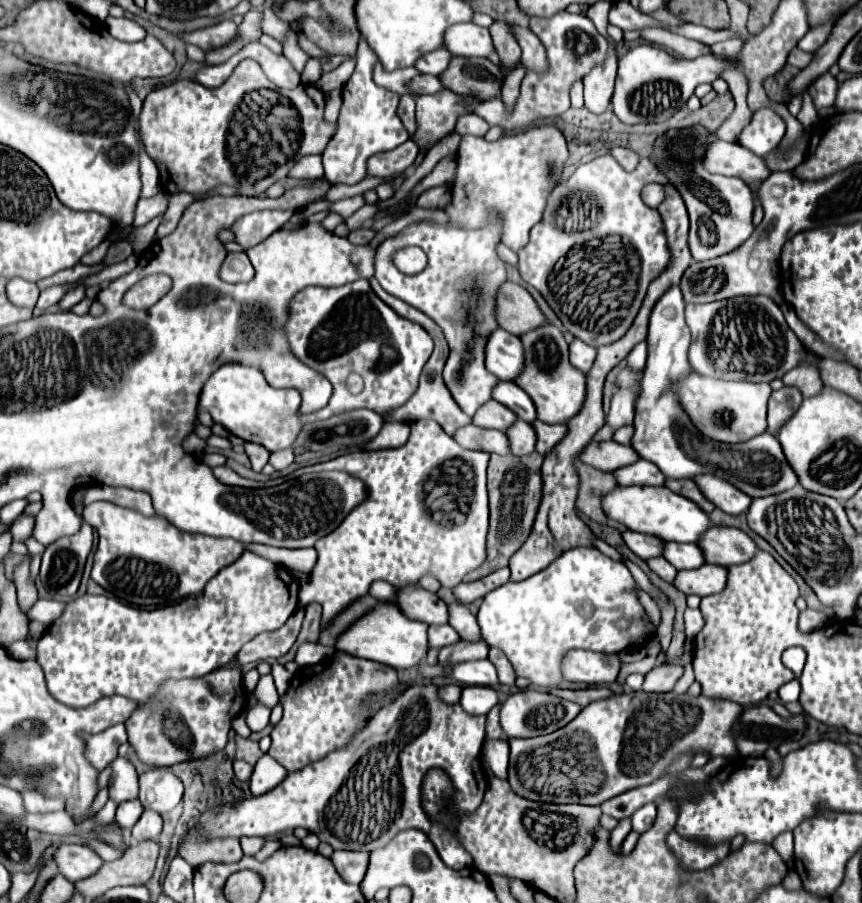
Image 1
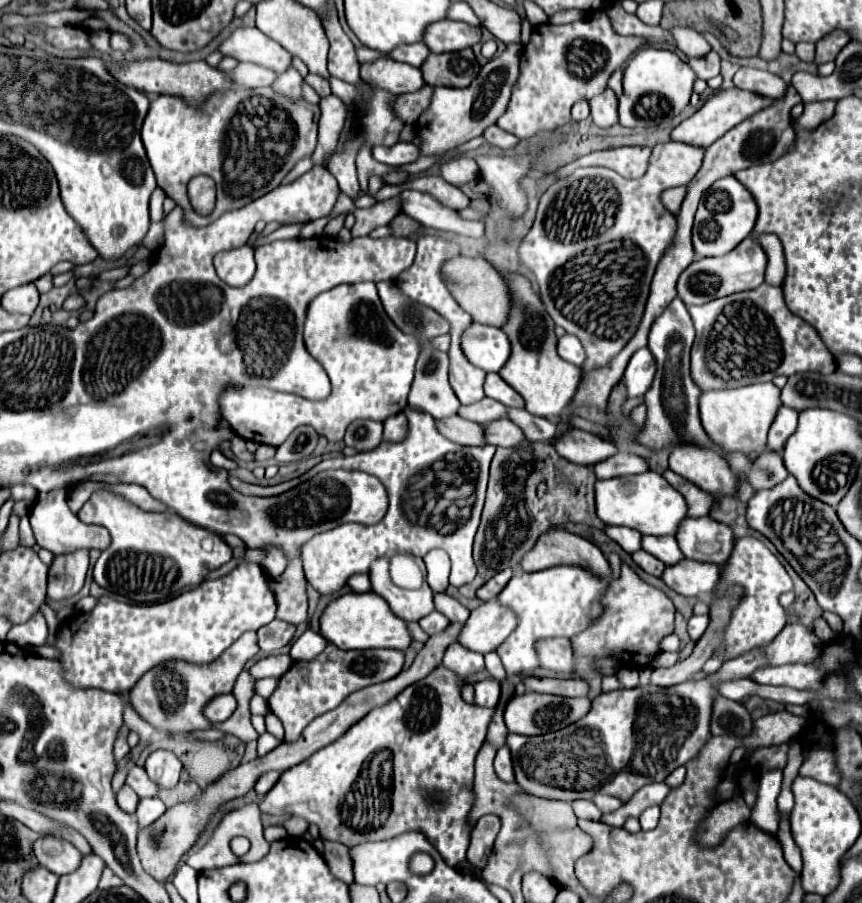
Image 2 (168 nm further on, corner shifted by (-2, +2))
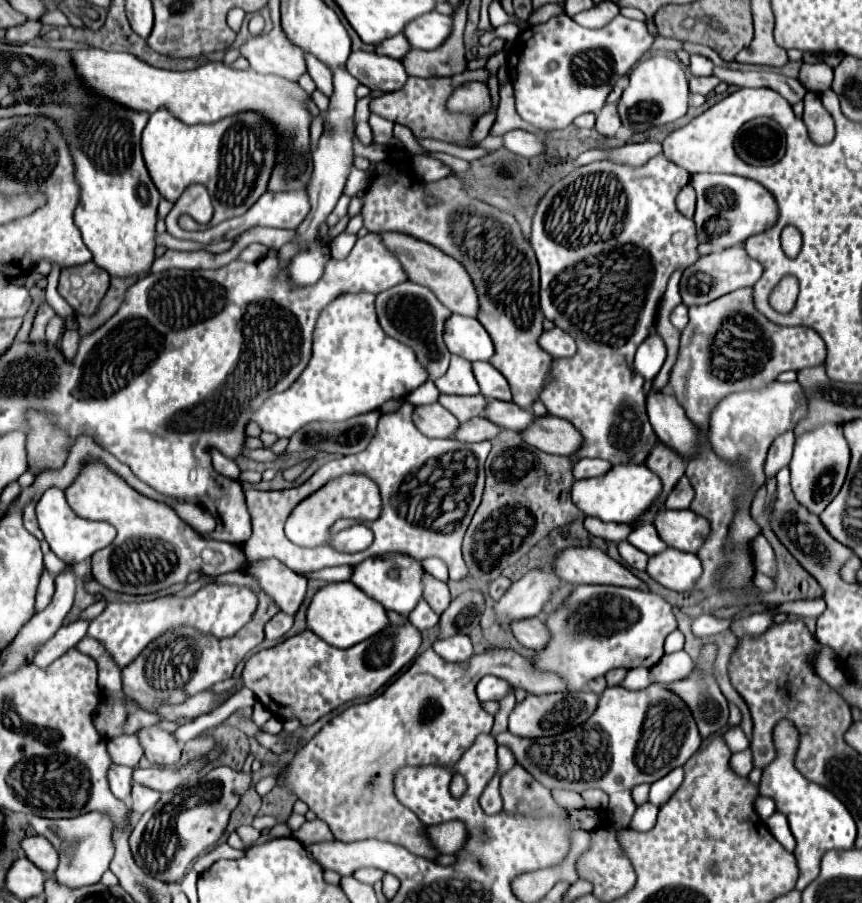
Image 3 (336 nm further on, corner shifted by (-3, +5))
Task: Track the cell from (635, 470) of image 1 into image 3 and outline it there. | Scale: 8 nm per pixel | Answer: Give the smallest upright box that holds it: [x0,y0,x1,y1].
[575,458,613,478]

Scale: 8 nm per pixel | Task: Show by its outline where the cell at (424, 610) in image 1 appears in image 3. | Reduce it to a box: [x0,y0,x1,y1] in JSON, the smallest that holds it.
[351,556,423,616]

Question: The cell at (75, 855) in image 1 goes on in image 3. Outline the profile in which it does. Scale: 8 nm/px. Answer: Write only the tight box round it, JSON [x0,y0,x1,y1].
[23,836,59,874]

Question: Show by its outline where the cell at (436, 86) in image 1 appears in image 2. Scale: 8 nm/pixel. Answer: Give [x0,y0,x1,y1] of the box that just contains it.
[360,59,424,95]

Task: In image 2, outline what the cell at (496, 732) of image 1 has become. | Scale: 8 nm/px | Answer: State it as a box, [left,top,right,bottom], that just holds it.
[486,565,608,747]

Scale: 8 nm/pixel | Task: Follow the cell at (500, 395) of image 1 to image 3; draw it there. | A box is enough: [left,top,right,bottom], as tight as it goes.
[473,362,511,402]

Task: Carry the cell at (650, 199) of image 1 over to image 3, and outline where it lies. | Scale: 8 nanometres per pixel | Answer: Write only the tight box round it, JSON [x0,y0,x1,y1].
[677,184,695,218]

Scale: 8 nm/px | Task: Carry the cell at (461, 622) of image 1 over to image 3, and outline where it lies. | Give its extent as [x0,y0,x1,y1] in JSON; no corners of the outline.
[423,574,451,614]

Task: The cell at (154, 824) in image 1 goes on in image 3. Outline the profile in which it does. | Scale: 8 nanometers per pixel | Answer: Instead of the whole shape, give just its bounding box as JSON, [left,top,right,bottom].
[131,784,161,820]

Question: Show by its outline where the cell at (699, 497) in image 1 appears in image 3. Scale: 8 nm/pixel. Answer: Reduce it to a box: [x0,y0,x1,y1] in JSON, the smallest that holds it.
[665,476,695,510]

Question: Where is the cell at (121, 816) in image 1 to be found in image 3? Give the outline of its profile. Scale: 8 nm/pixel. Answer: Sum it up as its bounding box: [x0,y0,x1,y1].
[109,764,133,800]

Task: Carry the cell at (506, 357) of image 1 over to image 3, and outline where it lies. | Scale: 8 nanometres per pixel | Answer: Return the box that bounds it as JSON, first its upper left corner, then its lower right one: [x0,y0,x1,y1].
[443,314,495,362]

